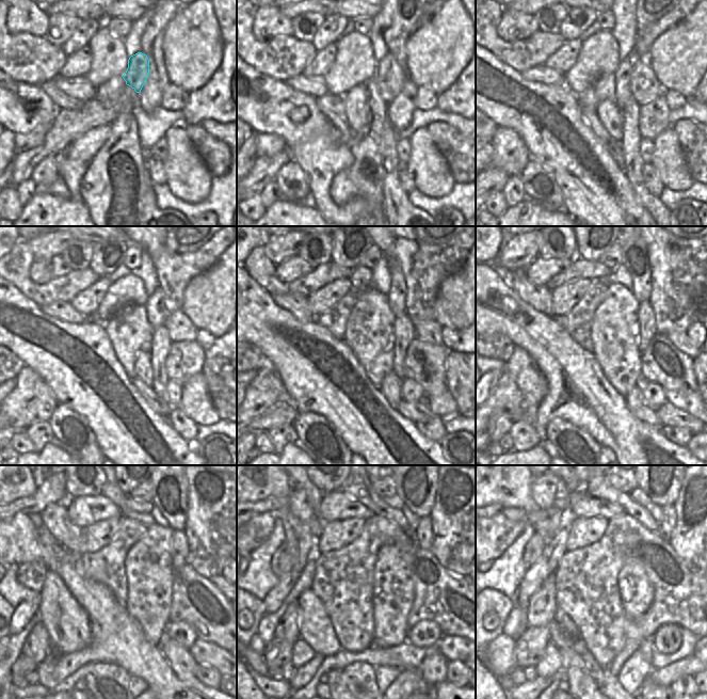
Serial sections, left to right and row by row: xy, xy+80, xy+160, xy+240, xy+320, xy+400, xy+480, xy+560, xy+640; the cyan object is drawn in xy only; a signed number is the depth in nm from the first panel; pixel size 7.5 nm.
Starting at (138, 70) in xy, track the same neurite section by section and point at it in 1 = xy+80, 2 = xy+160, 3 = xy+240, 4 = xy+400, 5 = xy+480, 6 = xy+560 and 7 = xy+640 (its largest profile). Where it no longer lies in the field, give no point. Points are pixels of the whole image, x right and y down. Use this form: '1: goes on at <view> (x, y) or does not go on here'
1: goes on at xy+80 (389, 77)
2: goes on at xy+160 (645, 88)
3: goes on at xy+240 (179, 327)
4: goes on at xy+400 (679, 339)
5: goes on at xy+480 (214, 578)
6: does not go on here
7: does not go on here

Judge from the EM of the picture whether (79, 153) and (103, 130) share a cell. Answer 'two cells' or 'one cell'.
one cell

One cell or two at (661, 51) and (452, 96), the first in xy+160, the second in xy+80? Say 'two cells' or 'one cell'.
two cells

